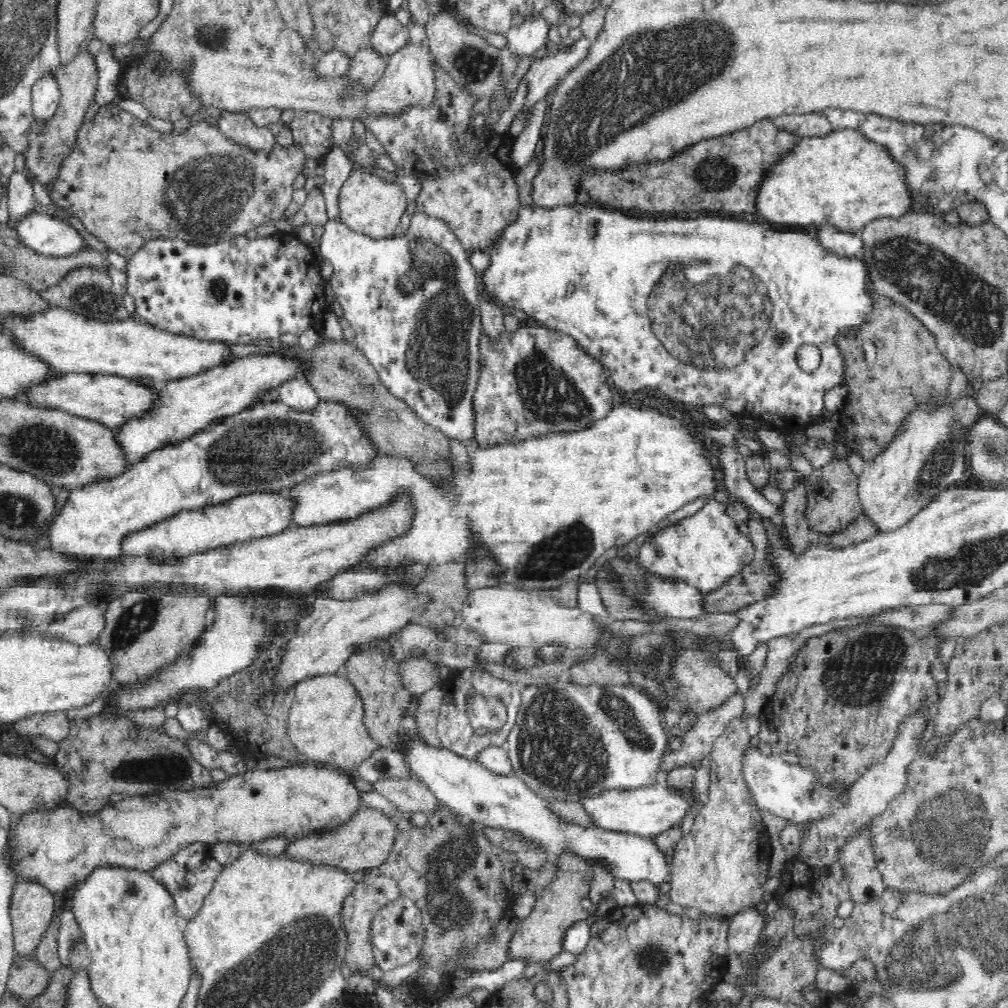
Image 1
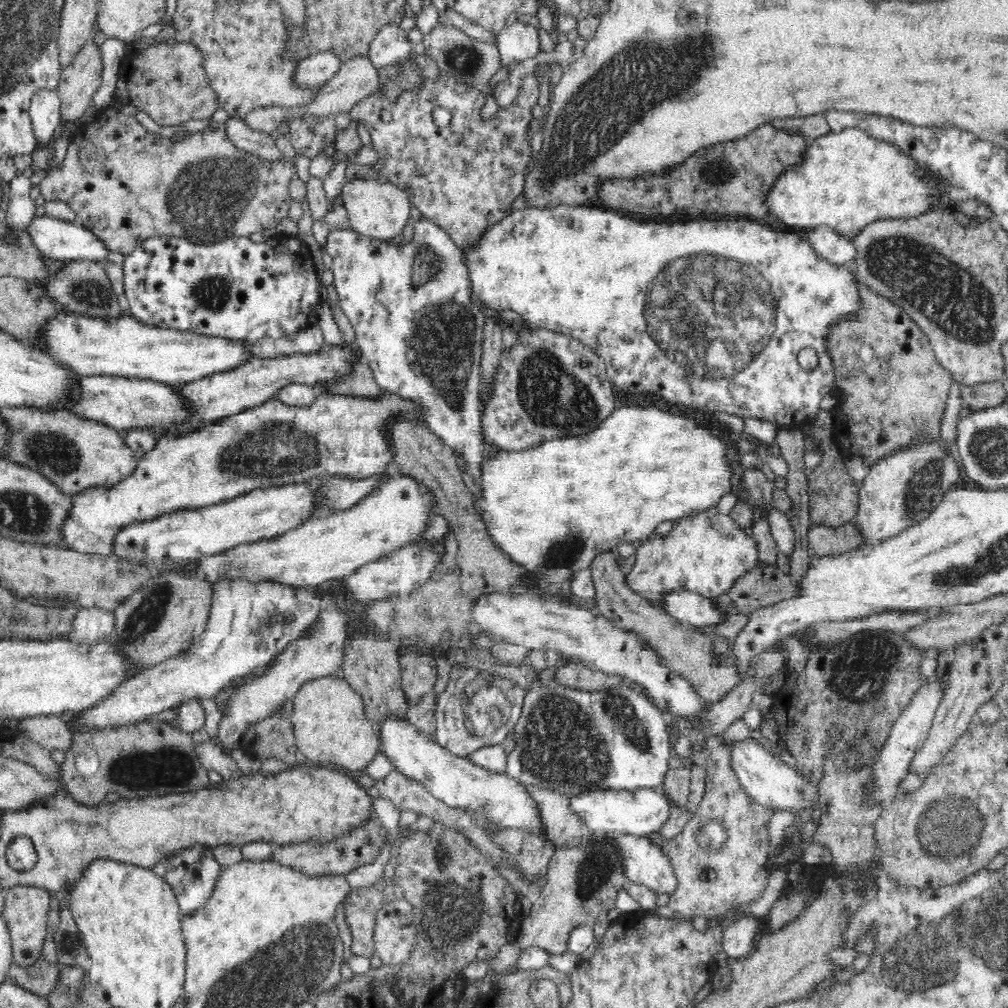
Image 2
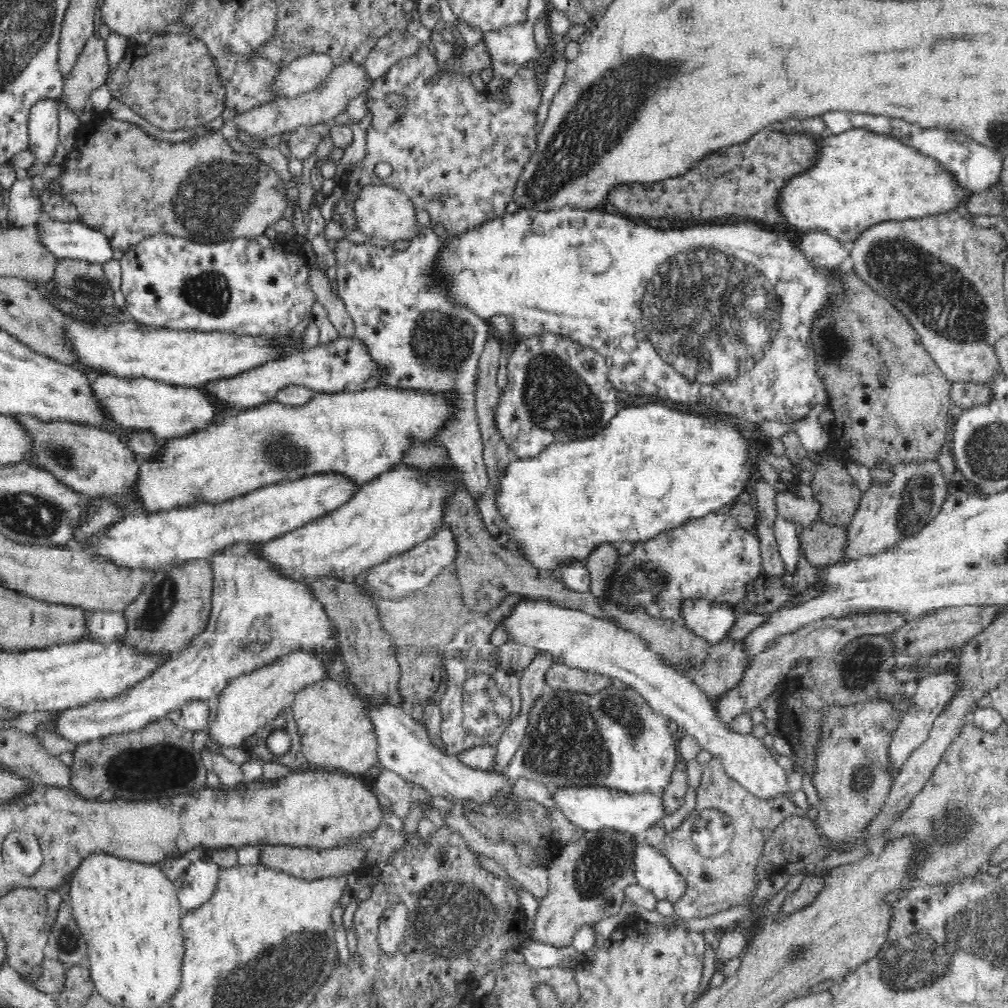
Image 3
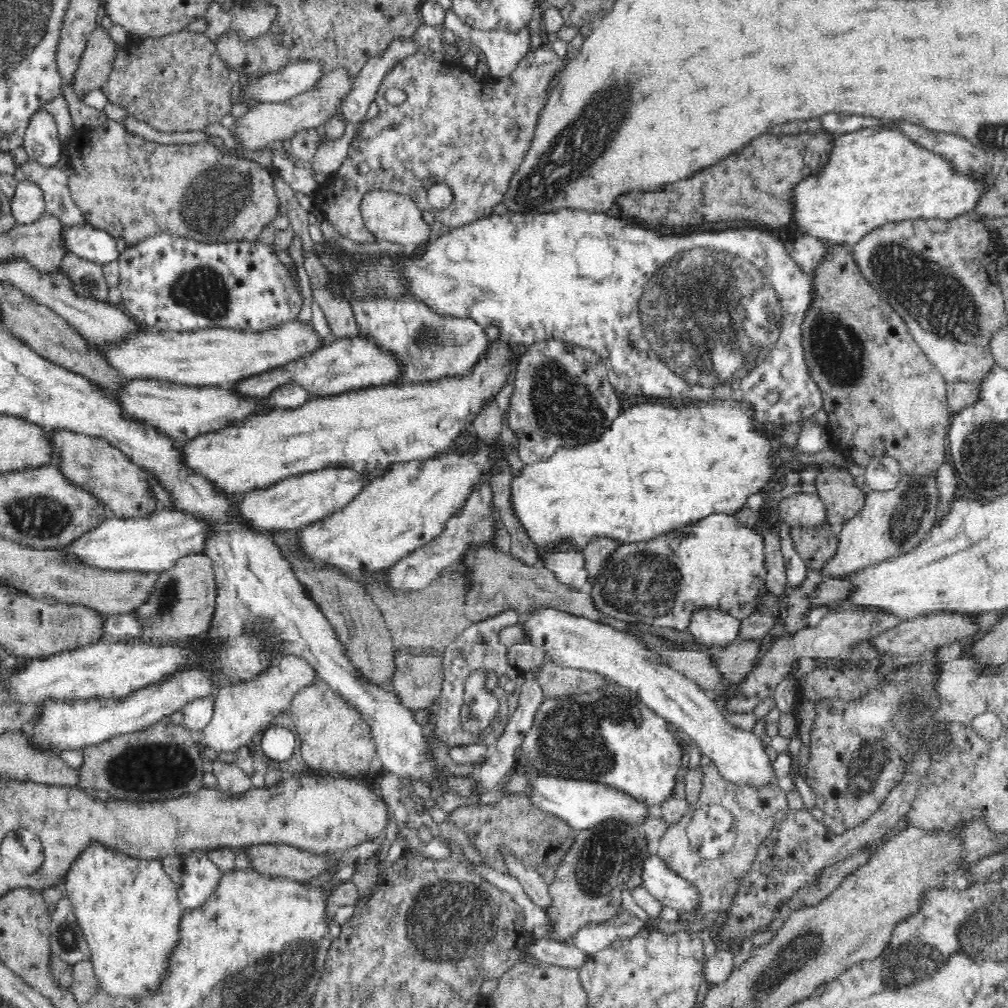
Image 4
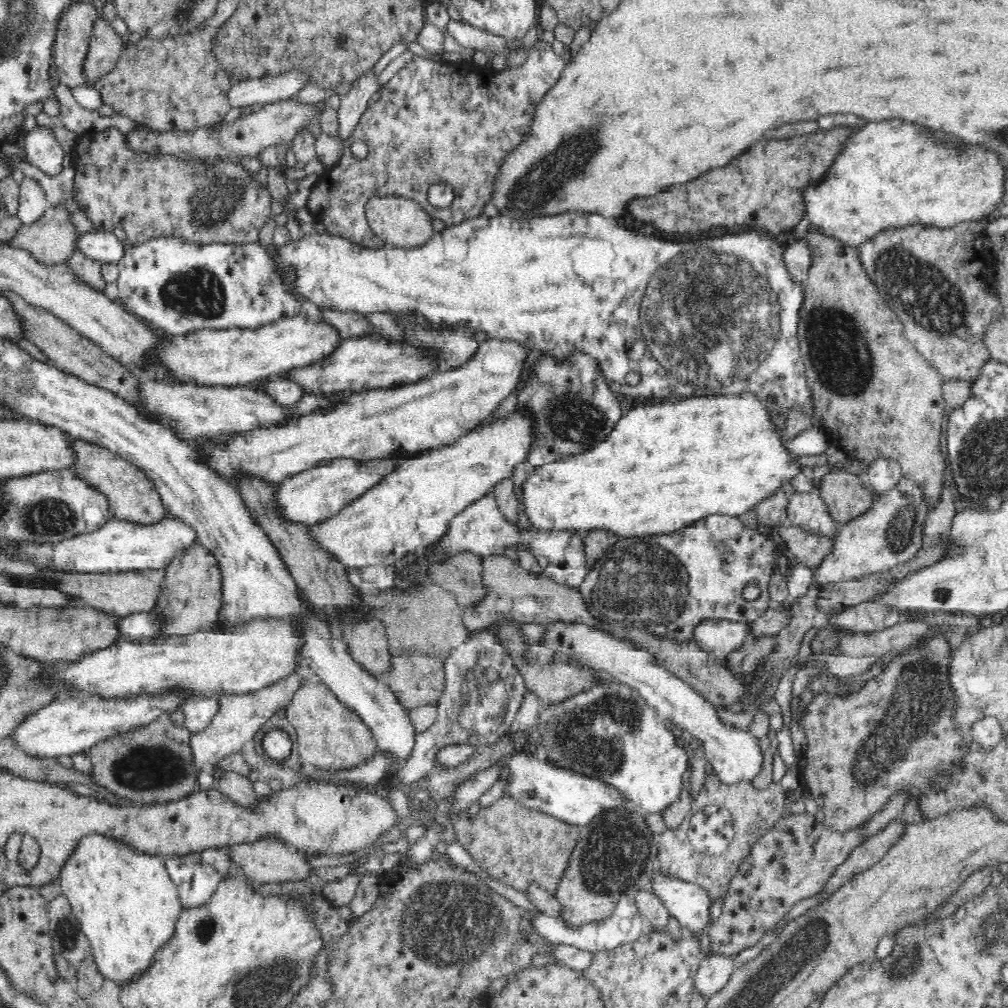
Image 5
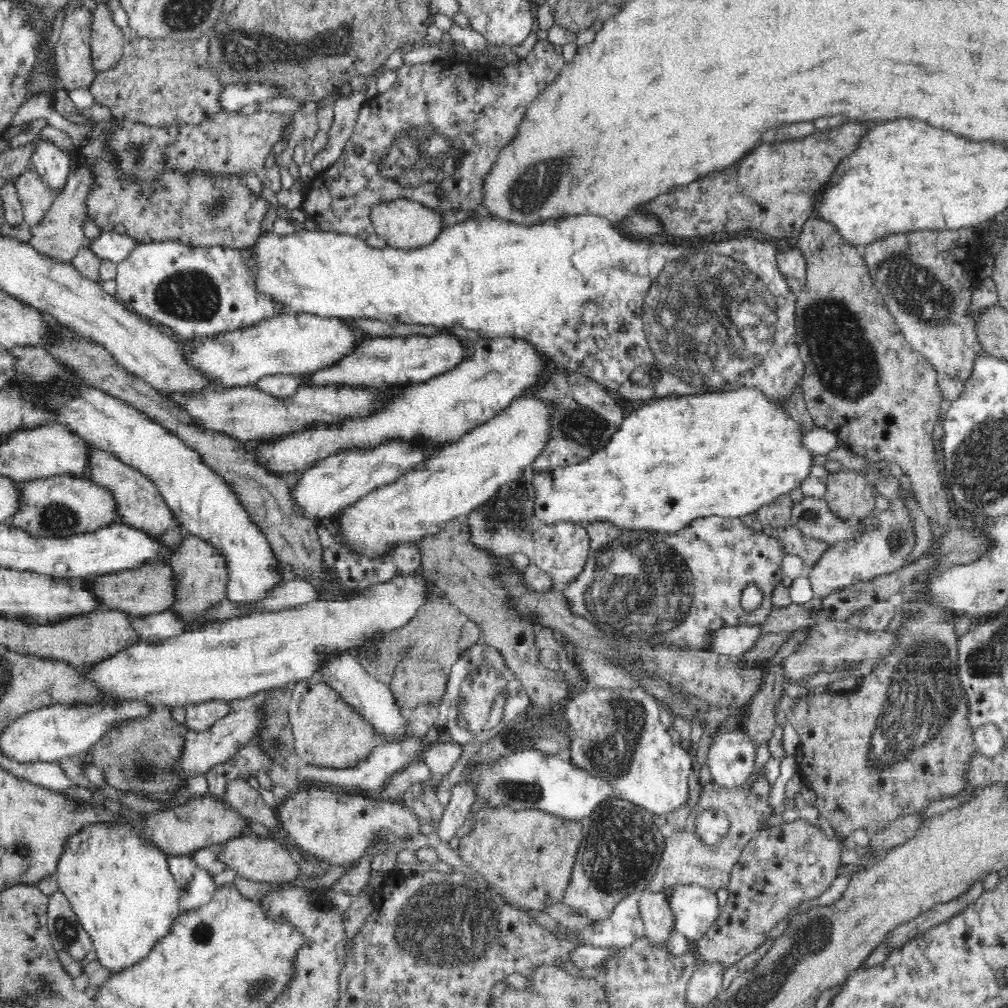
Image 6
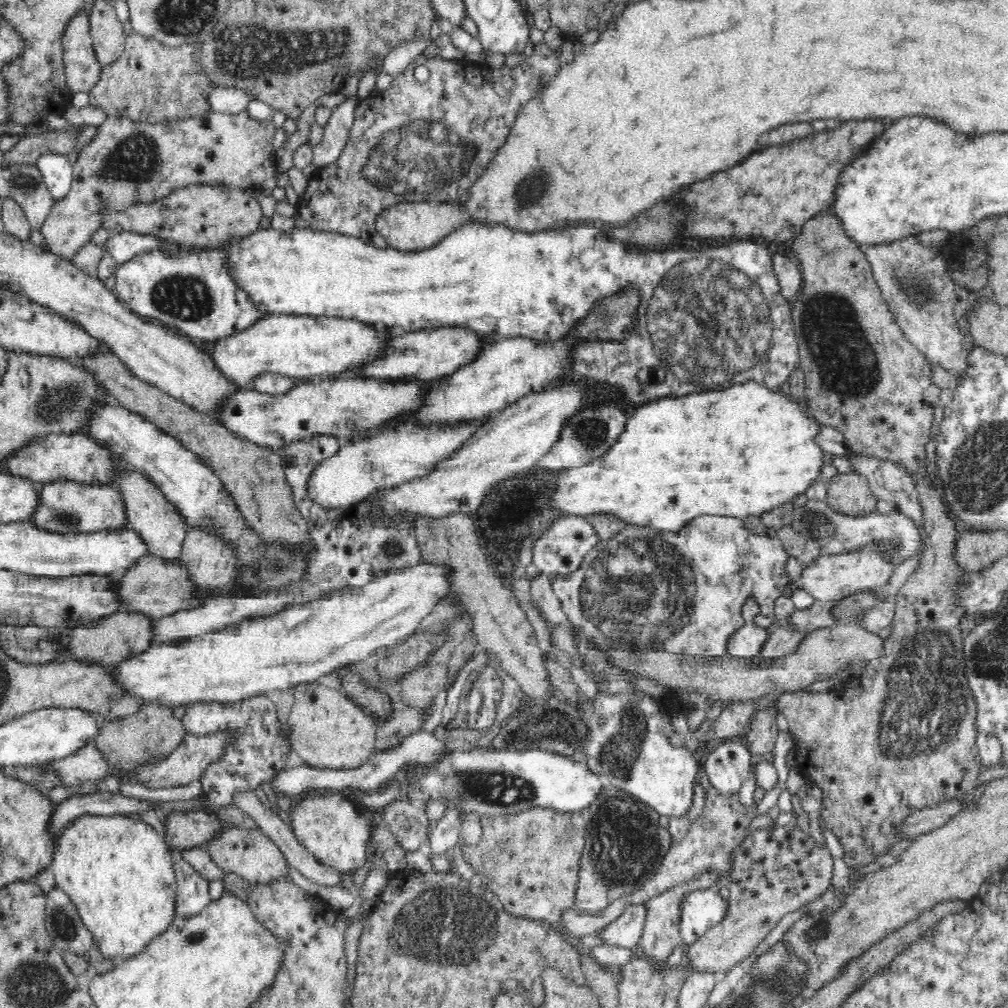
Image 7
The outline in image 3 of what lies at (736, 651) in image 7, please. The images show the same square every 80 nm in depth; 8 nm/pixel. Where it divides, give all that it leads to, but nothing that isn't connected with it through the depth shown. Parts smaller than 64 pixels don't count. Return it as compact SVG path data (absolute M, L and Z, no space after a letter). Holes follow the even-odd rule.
M684 597L677 608L681 622L708 642L720 643L727 638L735 614L721 602L700 597Z

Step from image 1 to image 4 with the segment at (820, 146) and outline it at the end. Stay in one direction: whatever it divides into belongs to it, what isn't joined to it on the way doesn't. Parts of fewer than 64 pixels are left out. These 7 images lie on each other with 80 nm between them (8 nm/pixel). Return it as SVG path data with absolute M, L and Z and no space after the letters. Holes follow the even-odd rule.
M878 126L866 129L855 130L846 134L832 136L830 154L828 154L828 162L825 161L824 166L810 176L804 177L800 182L797 182L792 187L792 221L800 228L805 235L810 235L822 238L832 246L840 246L847 243L853 247L862 240L864 234L872 232L873 229L884 226L886 223L900 222L904 220L940 218L941 220L952 220L956 216L969 216L974 205L978 202L980 193L987 189L989 185L984 185L984 181L971 180L968 176L962 175L960 172L953 169L951 163L944 160L941 156L934 154L918 146L912 144L909 140L895 127Z

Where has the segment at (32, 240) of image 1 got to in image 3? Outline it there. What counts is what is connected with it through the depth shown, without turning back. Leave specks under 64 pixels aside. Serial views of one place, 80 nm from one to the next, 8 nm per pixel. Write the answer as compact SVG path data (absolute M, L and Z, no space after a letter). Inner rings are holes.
M49 217L36 224L42 247L59 262L64 259L82 260L103 265L113 262L113 249L106 236L81 222L61 222Z

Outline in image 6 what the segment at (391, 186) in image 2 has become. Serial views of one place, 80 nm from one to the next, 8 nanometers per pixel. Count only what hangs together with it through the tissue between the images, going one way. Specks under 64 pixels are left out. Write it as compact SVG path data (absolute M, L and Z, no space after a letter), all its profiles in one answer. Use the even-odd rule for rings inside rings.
M412 200L380 201L372 205L369 221L373 224L378 237L386 241L387 247L402 249L416 249L432 244L444 228L442 216Z

